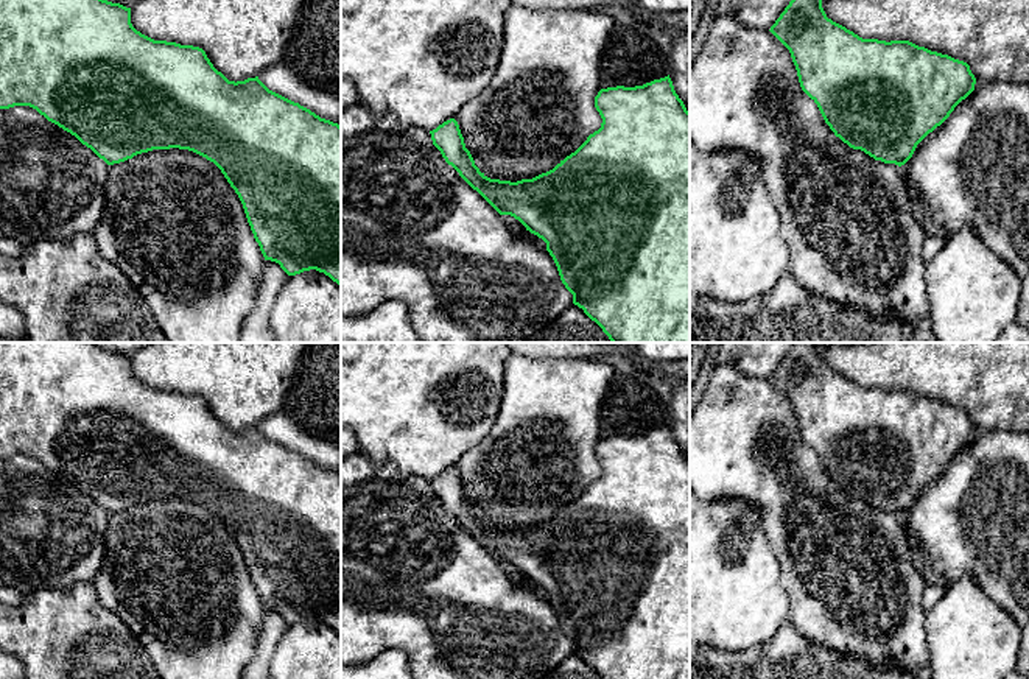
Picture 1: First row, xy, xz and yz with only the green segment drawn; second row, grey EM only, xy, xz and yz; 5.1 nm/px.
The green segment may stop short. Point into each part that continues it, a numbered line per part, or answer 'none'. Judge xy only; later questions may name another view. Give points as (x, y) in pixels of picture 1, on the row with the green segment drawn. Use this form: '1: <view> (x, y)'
none

